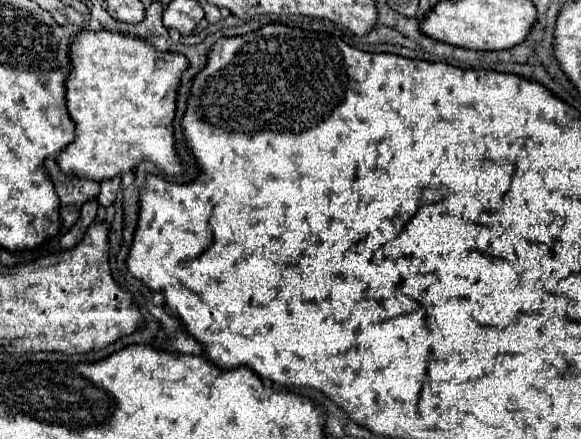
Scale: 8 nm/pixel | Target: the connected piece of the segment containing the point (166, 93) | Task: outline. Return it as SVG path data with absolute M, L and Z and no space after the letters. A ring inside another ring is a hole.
M81 30L79 38L71 46L73 70L67 78L67 106L77 128L77 138L57 158L59 168L69 176L83 176L99 182L131 172L141 162L149 160L169 176L183 174L181 158L175 150L173 118L177 108L177 90L183 72L189 68L189 60L177 52L159 52L147 40L107 30Z

